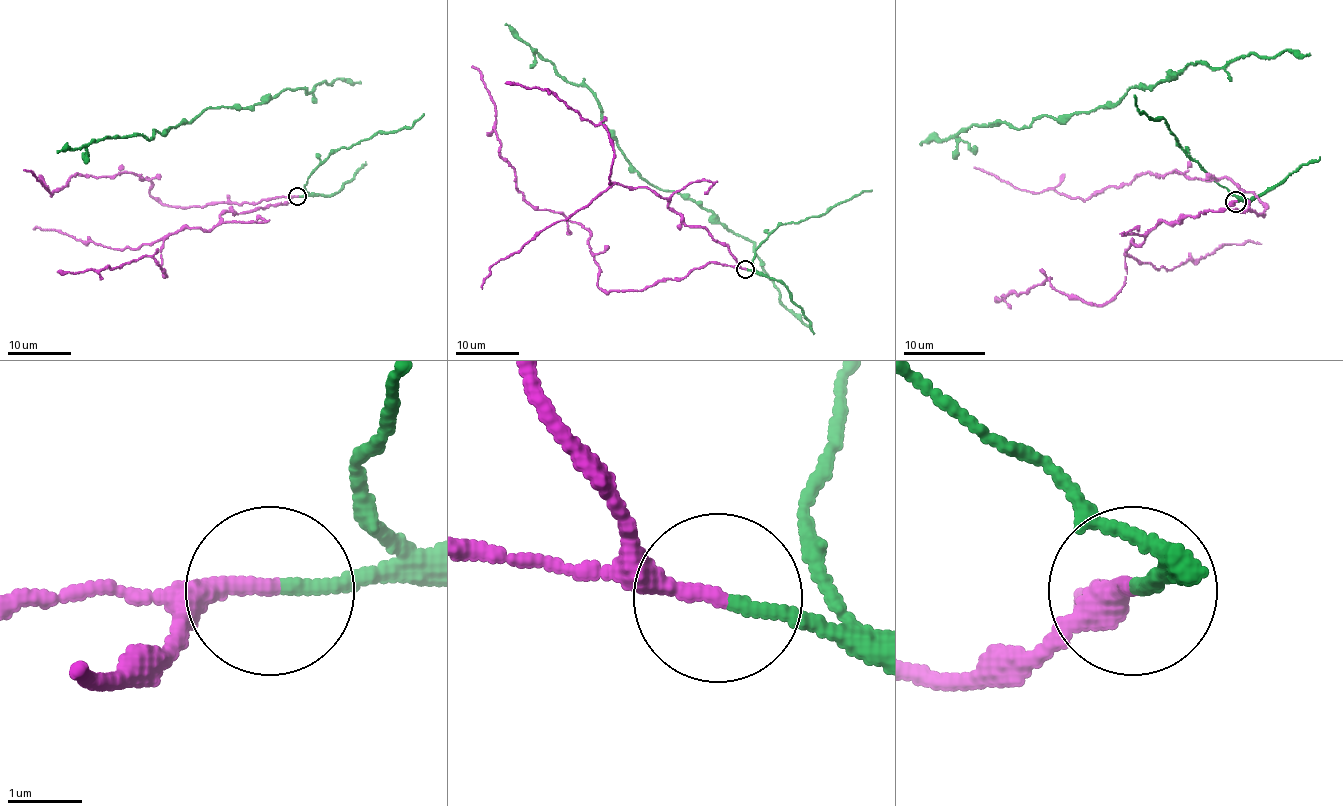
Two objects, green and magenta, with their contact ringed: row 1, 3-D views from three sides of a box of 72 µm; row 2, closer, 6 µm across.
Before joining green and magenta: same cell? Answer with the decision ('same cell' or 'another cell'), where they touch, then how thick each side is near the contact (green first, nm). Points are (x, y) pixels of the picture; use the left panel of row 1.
same cell; at (297, 196); 180 nm thick on the green side, 240 nm on the other

